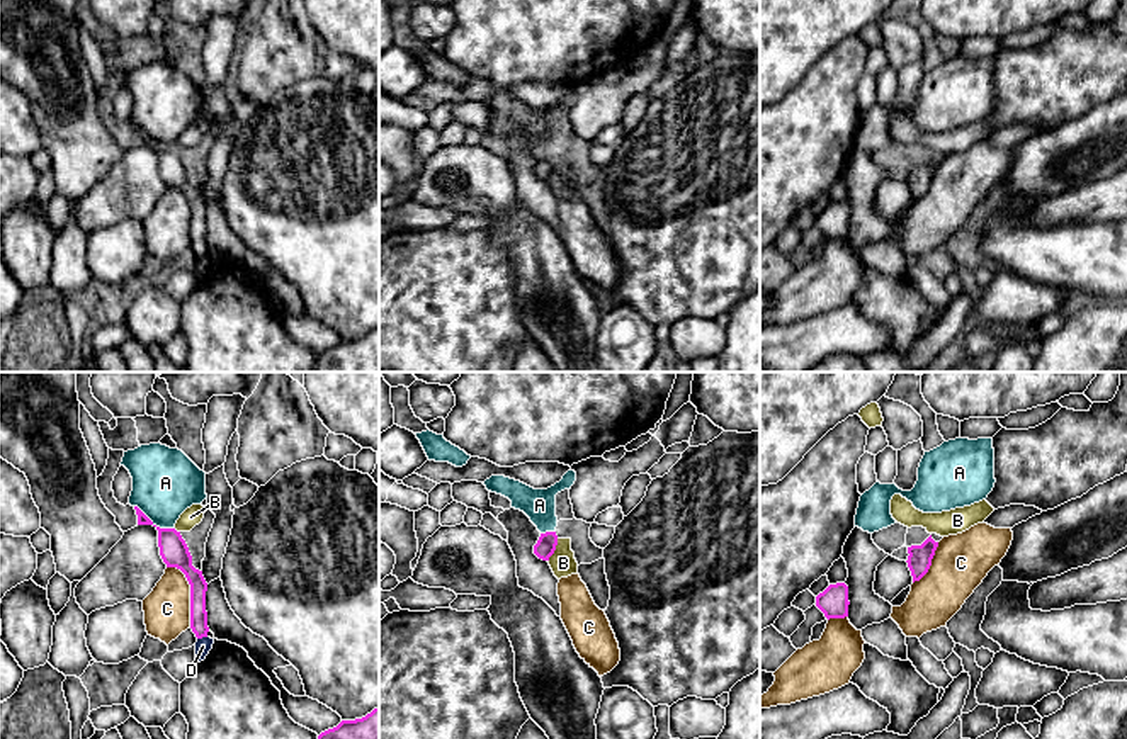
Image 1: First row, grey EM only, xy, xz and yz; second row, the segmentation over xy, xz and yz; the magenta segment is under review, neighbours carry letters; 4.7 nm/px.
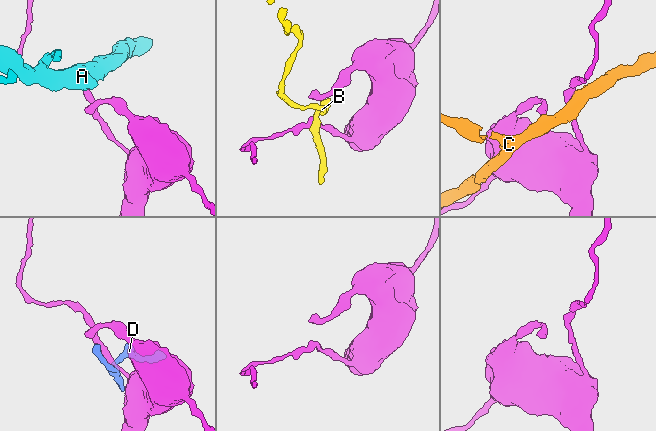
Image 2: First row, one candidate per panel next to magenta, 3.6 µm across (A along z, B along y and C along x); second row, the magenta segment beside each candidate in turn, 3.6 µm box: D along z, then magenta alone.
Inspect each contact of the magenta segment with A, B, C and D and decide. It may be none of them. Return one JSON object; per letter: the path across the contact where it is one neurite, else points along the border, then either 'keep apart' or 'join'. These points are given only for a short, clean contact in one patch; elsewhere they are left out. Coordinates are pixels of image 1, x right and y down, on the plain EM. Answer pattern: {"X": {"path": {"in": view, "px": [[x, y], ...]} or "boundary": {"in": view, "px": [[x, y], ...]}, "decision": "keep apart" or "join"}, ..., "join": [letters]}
{"A": {"boundary": {"in": "xy", "px": [[135, 124], [157, 145], [174, 148]]}, "decision": "keep apart"}, "B": {"boundary": {"in": "xz", "px": [[558, 158], [556, 169], [548, 180]]}, "decision": "keep apart"}, "C": {"decision": "keep apart"}, "D": {"boundary": {"in": "xy", "px": [[206, 255], [198, 259]]}, "decision": "keep apart"}, "join": []}

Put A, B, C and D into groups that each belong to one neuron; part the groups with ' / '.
A / B / C / D

